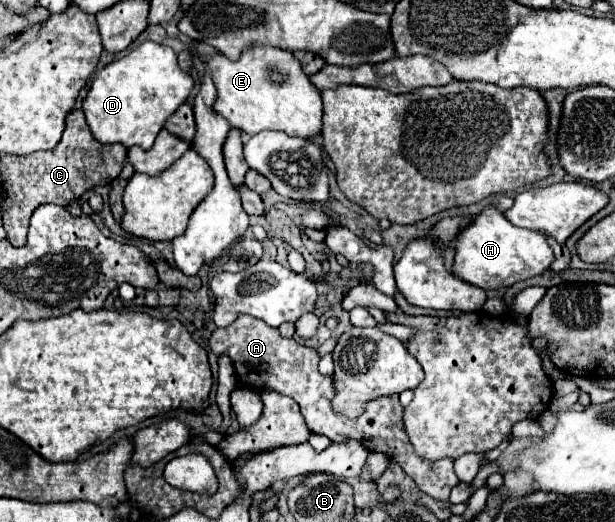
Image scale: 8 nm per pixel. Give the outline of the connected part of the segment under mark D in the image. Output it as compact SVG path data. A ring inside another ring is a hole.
M144 42L96 74L90 92L82 102L82 112L94 140L100 144L122 142L126 150L132 146L150 150L168 116L186 102L192 88L194 80L190 74L180 70L172 48L156 42Z

